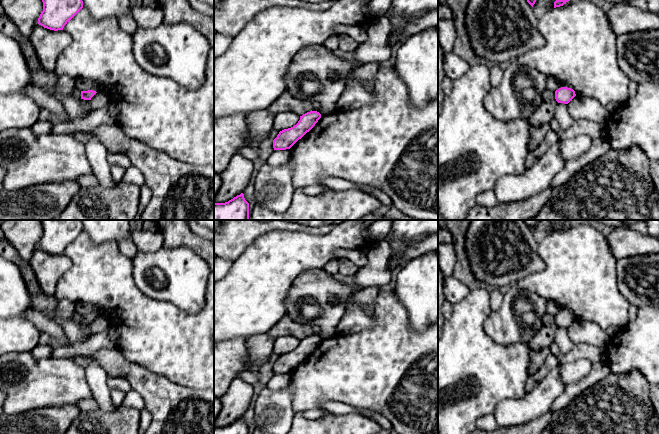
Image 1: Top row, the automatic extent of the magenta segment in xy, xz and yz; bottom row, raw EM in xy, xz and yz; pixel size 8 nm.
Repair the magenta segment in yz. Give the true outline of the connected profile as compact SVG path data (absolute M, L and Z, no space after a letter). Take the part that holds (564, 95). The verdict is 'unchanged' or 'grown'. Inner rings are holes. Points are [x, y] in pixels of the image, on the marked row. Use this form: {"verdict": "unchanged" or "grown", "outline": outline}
{"verdict": "unchanged", "outline": "M561 87L555 91L555 99L558 103L568 104L576 96L571 88Z"}

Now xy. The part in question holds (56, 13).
{"verdict": "unchanged", "outline": "M42 0L43 11L38 24L44 28L58 31L83 8L82 0Z"}

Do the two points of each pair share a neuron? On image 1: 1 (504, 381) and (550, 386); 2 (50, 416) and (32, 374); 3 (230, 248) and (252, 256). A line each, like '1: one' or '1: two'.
1: two
2: two
3: two

